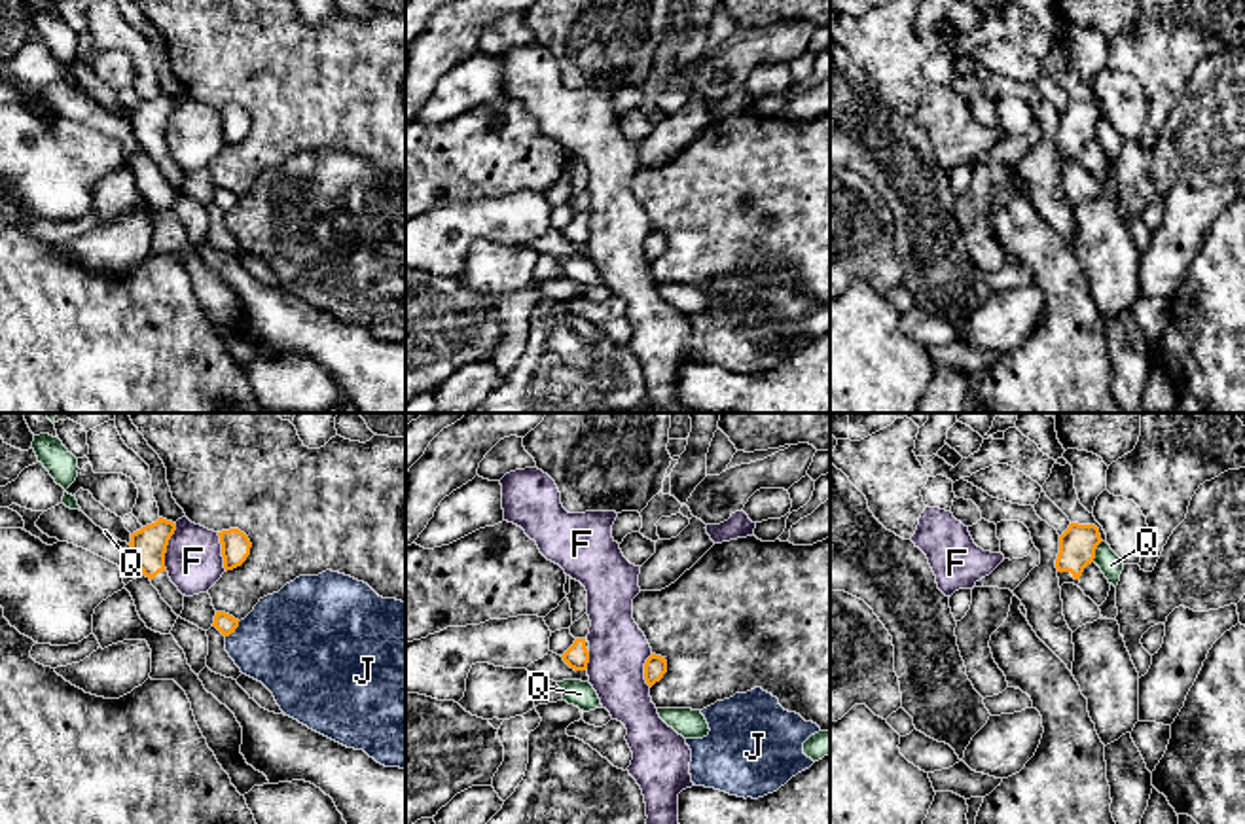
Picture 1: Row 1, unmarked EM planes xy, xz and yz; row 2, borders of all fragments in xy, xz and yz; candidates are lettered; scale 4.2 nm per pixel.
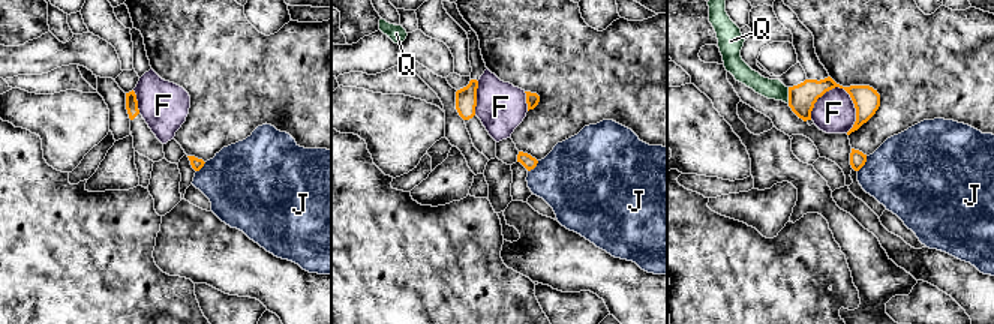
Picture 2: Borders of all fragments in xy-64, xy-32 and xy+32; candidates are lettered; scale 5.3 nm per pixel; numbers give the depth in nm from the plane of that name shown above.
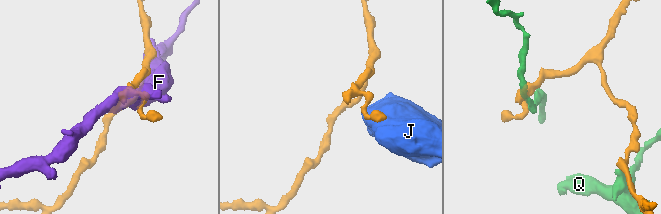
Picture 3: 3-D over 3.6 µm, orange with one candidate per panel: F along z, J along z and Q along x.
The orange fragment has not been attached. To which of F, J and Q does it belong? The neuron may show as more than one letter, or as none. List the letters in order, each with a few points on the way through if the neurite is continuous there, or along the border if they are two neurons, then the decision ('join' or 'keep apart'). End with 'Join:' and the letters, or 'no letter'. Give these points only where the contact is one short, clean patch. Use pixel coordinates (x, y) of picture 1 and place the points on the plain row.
F: keep apart
J: keep apart
Q: keep apart
Join: no letter

